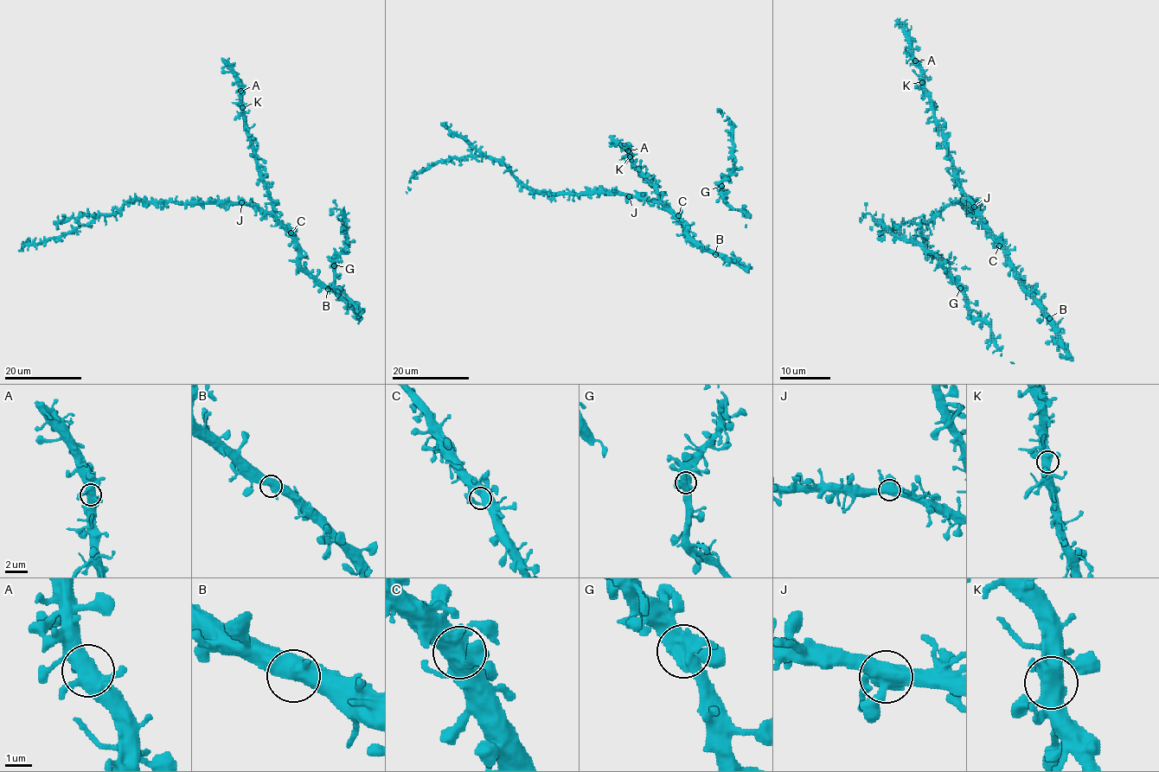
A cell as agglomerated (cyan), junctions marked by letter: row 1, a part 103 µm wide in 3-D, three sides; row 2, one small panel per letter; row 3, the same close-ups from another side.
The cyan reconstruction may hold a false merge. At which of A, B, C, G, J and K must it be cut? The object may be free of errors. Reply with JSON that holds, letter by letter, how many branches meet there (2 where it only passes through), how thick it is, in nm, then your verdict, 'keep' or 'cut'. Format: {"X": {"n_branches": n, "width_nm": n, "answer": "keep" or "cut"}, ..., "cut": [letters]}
{"A": {"n_branches": 4, "width_nm": 500, "answer": "keep"}, "B": {"n_branches": 3, "width_nm": 550, "answer": "keep"}, "C": {"n_branches": 4, "width_nm": 460, "answer": "keep"}, "G": {"n_branches": 4, "width_nm": 550, "answer": "keep"}, "J": {"n_branches": 4, "width_nm": 550, "answer": "keep"}, "K": {"n_branches": 4, "width_nm": 500, "answer": "keep"}, "cut": []}

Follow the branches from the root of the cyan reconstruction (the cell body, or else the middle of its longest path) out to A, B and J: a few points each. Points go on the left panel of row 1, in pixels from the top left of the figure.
A: (289, 233), (274, 214), (273, 200), (246, 133), (240, 91)
B: (289, 233), (297, 250), (297, 263), (328, 289)
J: (289, 233), (271, 214), (241, 202)

